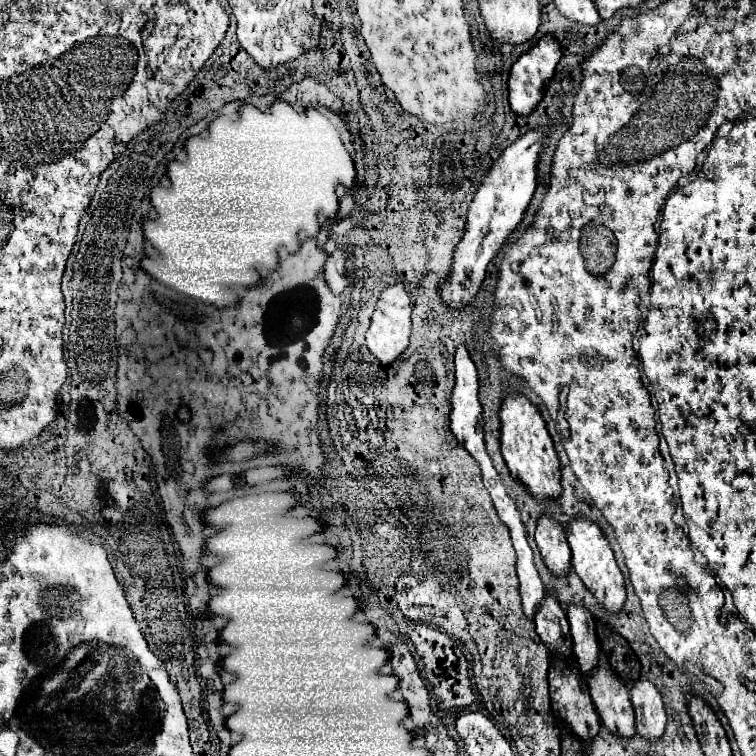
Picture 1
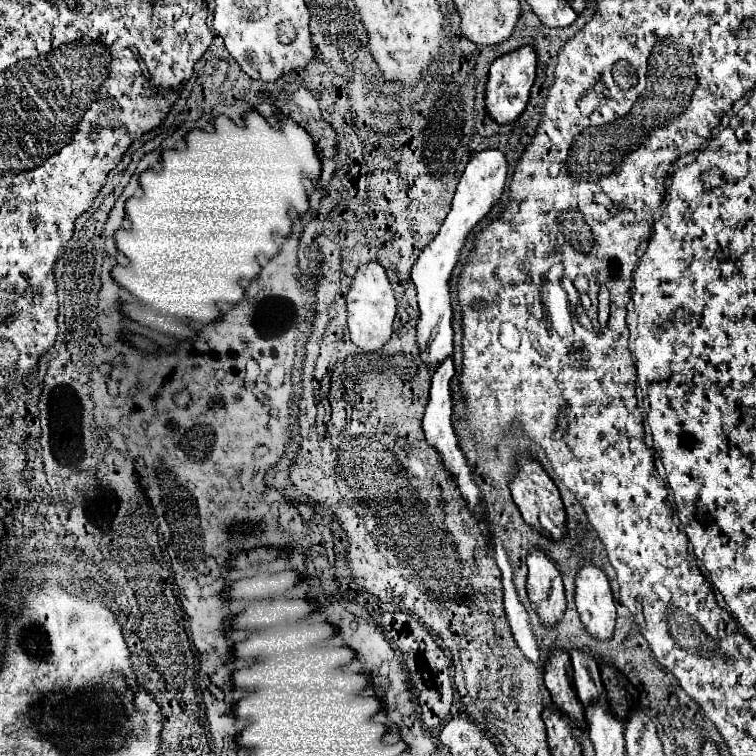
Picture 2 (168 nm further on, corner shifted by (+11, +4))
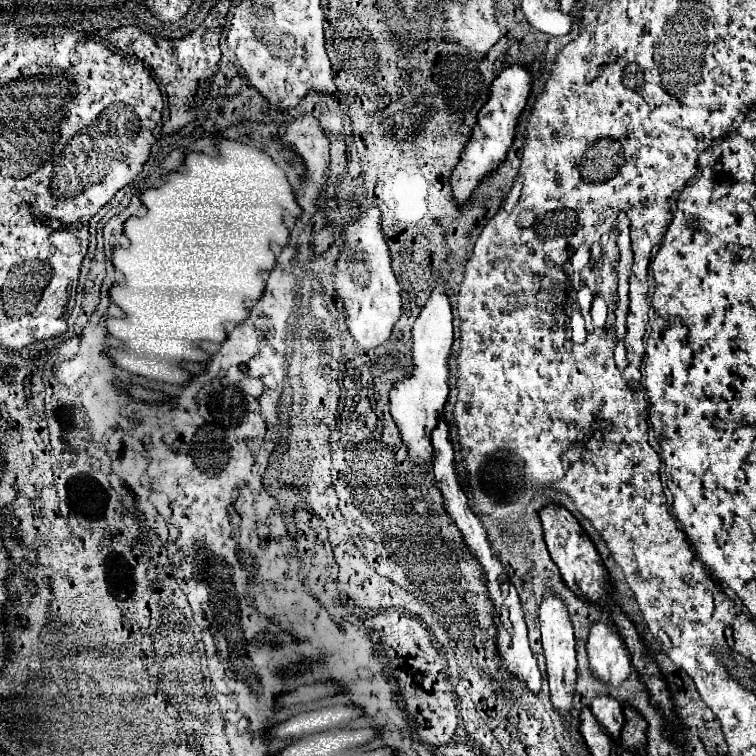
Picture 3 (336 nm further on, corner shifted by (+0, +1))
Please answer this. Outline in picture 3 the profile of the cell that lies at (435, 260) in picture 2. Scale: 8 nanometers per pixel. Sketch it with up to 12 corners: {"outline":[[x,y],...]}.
{"outline":[[444,280],[412,328],[414,372],[390,390],[390,414],[414,464],[448,398],[452,306]]}

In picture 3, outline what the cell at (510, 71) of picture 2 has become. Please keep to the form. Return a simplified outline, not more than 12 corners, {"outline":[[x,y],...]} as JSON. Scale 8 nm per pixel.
{"outline":[[526,66],[492,82],[452,174],[464,204],[506,158],[532,92]]}

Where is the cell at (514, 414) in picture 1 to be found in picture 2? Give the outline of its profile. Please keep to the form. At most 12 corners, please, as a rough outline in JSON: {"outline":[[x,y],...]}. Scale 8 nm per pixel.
{"outline":[[529,455],[511,481],[523,519],[551,541],[567,535],[559,491]]}

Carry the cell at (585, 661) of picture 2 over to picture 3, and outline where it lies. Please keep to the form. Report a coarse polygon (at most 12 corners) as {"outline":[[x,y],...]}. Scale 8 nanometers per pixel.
{"outline":[[604,694],[592,700],[596,720],[614,738],[624,724],[622,706]]}

